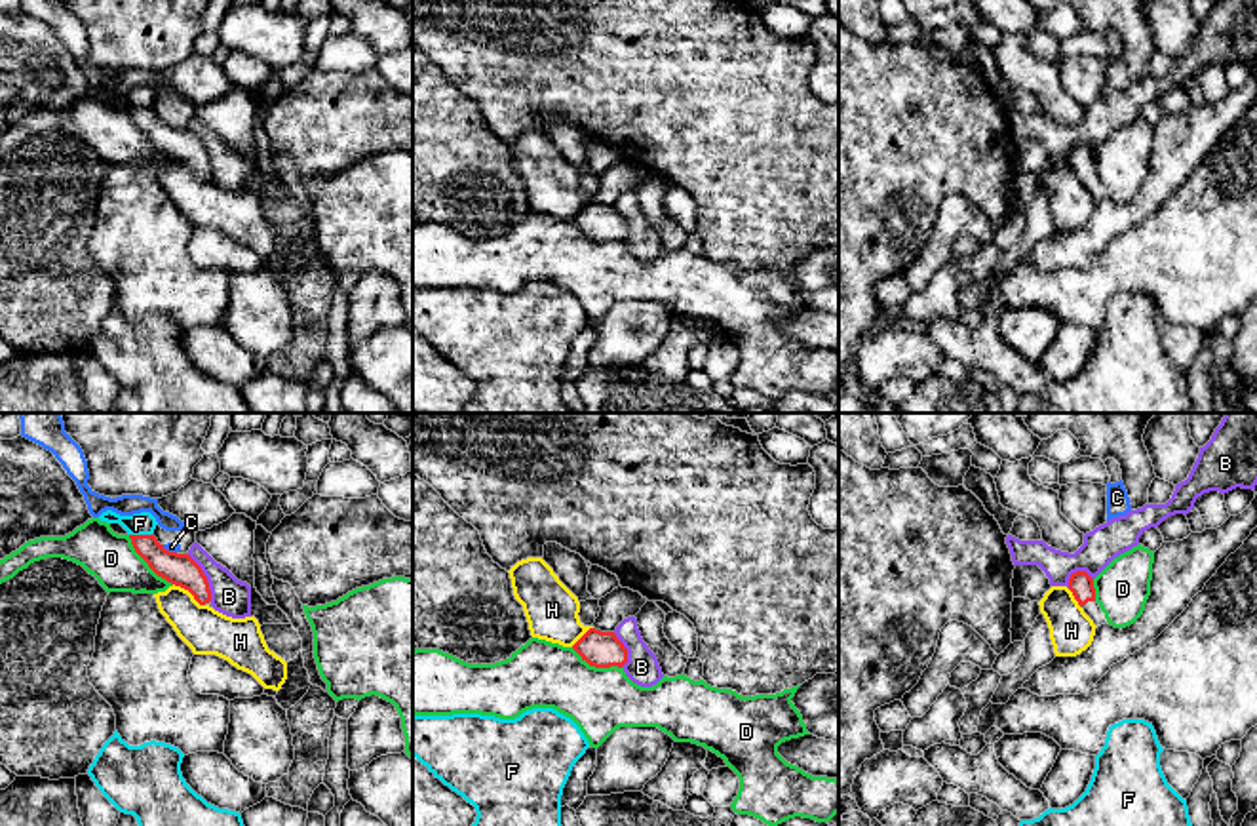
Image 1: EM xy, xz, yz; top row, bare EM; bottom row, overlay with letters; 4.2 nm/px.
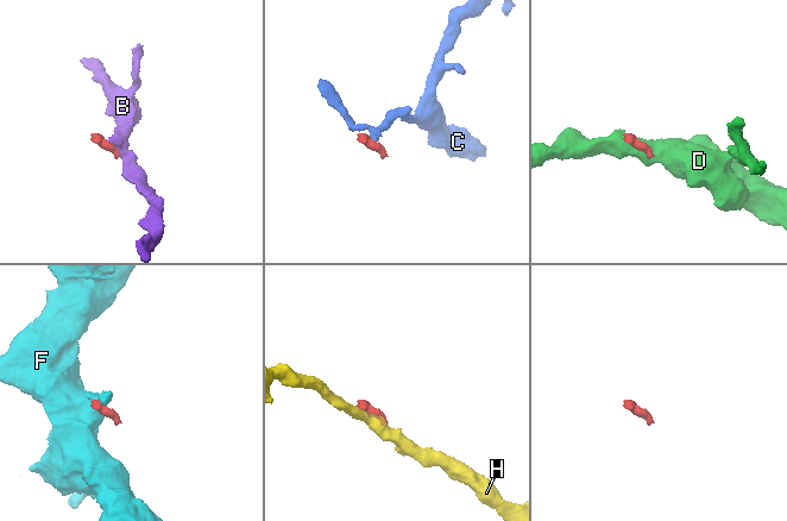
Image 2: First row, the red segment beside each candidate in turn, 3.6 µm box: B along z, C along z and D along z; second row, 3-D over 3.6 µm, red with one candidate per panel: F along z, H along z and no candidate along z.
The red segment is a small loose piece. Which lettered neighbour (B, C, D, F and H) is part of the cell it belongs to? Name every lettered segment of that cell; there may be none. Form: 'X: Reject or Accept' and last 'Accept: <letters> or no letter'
B: Reject
C: Reject
D: Reject
F: Reject
H: Reject
Accept: no letter

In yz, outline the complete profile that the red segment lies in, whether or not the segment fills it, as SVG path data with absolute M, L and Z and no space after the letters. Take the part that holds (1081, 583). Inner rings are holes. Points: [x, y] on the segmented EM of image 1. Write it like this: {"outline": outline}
{"outline": "M1076 571L1069 579L1069 590L1073 592L1078 605L1093 620L1095 626L1107 622L1105 613L1095 601L1093 579L1086 571Z"}

